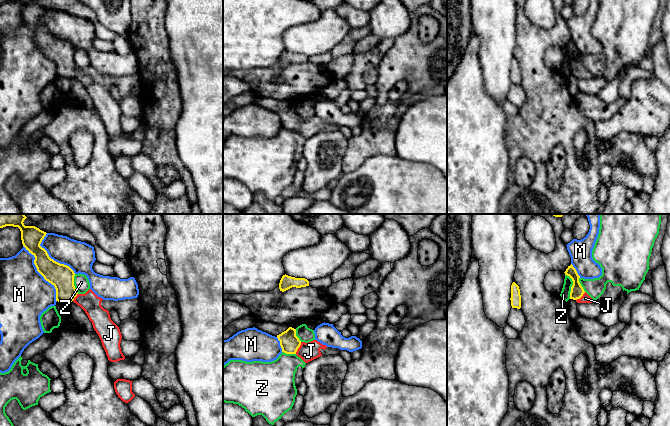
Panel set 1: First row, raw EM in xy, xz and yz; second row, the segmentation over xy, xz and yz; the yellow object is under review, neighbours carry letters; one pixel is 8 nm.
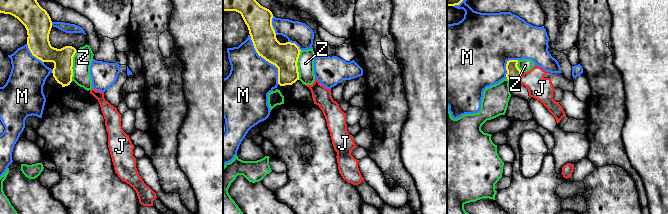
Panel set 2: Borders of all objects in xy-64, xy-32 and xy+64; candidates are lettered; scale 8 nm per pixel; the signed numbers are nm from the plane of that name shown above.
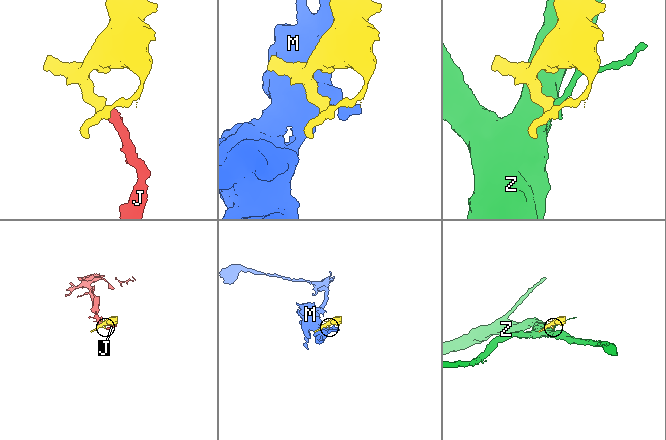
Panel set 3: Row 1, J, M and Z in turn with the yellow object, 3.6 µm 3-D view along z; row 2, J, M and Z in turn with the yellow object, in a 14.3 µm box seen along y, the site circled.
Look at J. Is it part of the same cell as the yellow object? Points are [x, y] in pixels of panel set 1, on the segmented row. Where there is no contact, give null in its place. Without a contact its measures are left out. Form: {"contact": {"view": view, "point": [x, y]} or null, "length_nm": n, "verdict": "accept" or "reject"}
{"contact": {"view": "xz", "point": [298, 347]}, "length_nm": 110, "verdict": "accept"}

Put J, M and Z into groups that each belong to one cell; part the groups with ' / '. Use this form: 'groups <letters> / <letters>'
groups J / M / Z

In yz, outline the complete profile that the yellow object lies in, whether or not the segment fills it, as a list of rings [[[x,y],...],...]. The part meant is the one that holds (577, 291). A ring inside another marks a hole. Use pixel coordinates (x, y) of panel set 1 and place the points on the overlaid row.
[[[572,264],[568,266],[564,273],[573,281],[570,292],[570,299],[575,300],[577,303],[592,303],[594,300],[584,291],[579,282],[580,276]]]

